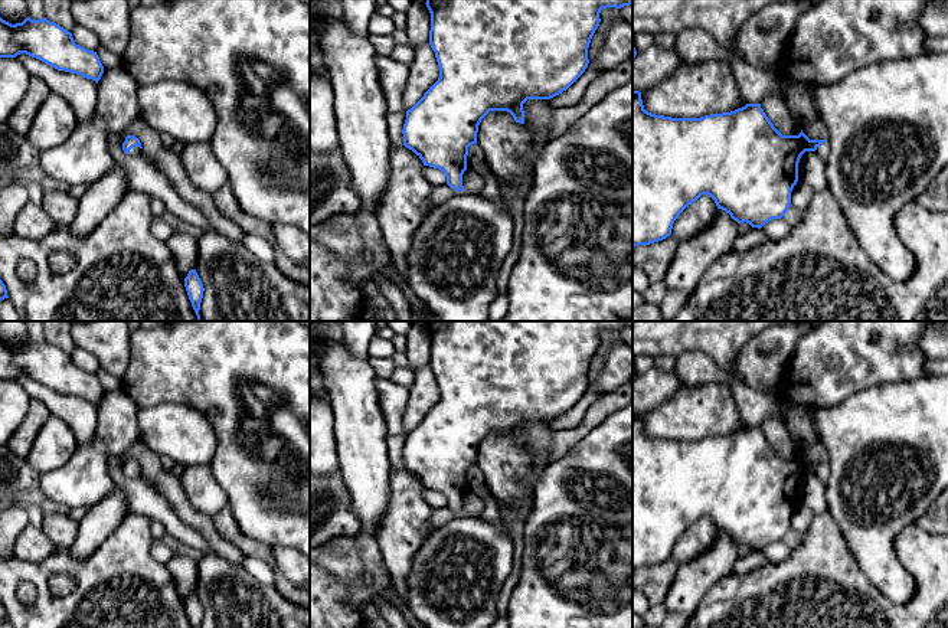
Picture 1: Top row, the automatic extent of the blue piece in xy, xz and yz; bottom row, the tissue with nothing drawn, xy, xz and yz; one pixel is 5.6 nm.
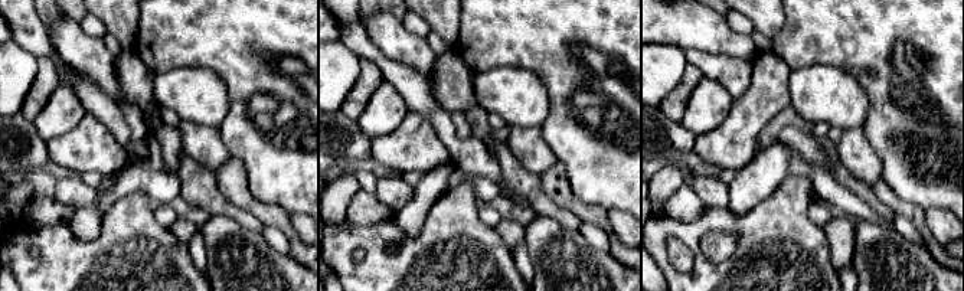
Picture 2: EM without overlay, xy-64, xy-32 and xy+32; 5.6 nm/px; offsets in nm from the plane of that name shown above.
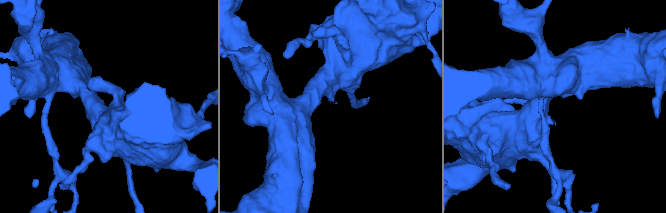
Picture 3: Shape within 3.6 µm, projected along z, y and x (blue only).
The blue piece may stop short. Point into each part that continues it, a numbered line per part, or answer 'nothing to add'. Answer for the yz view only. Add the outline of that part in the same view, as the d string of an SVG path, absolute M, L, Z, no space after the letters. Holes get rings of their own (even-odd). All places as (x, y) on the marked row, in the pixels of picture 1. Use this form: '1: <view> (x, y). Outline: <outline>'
1: yz (823, 151). Outline: M823 143L820 147L817 147L815 153L818 154L818 157L826 163L830 154L830 145L828 143Z

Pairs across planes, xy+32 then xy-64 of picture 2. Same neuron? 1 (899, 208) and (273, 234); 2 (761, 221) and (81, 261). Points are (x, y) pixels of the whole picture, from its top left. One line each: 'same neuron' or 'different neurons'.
1: different neurons
2: same neuron

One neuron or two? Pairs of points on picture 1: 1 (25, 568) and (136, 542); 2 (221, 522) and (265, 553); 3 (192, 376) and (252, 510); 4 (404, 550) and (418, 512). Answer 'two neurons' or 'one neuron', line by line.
1: one neuron
2: one neuron
3: one neuron
4: one neuron

